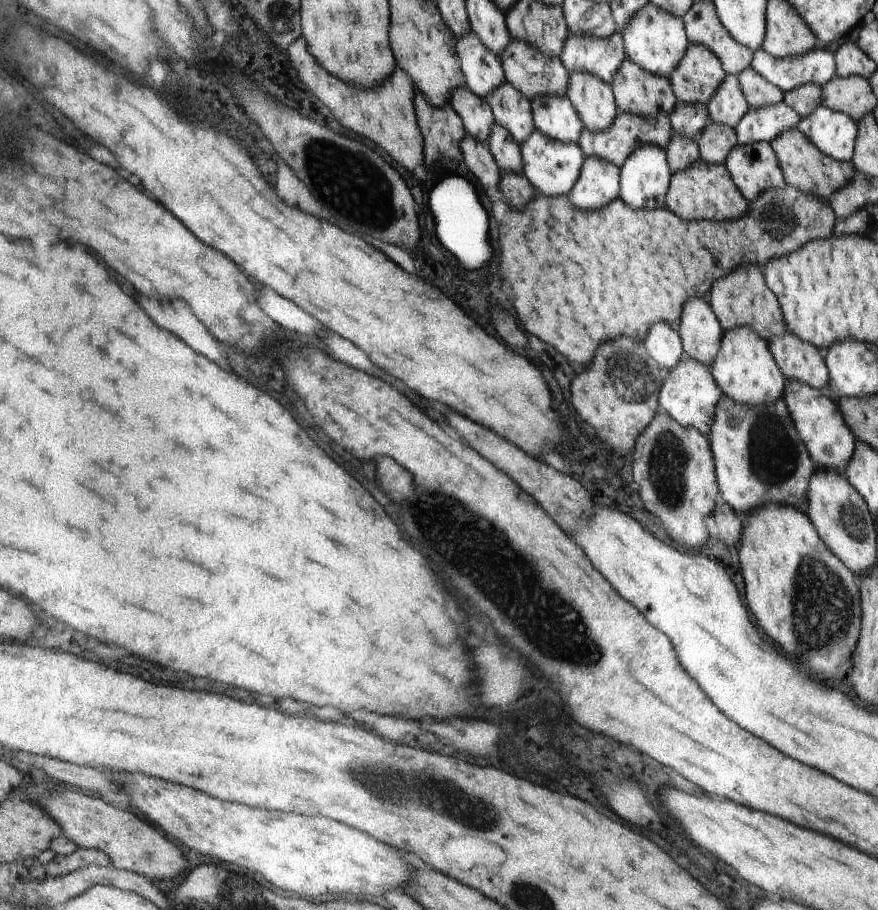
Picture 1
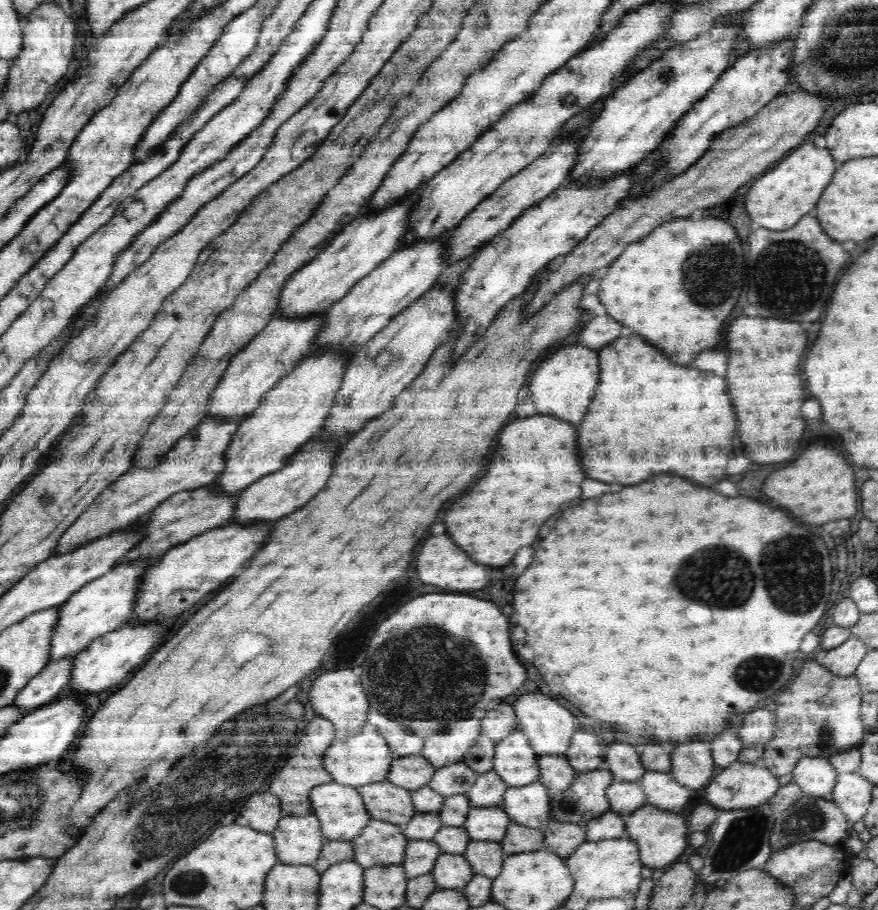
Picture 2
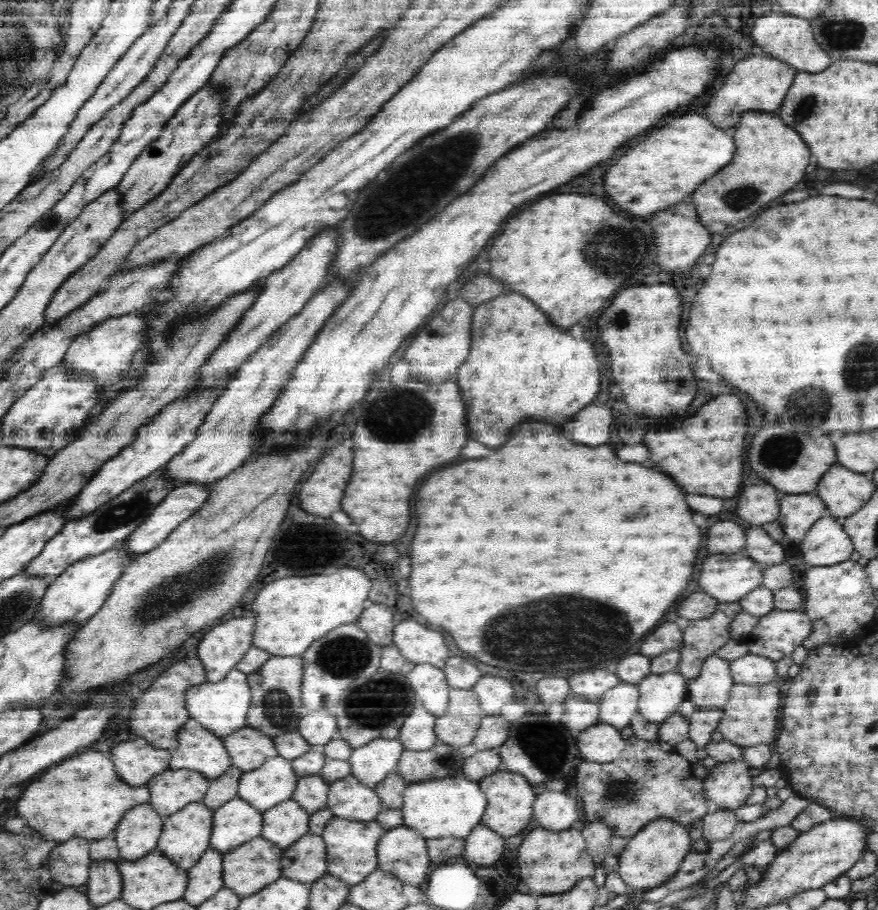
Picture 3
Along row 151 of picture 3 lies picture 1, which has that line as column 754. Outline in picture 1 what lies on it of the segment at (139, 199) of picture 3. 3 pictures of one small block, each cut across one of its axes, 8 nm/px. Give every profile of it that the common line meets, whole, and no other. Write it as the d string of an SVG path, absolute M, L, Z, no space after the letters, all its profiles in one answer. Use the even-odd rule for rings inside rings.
M755 143L734 148L729 159L724 162L724 166L729 170L730 177L736 182L737 188L742 196L748 201L754 201L762 192L773 188L783 188L785 186L784 170L781 169L777 160L776 150L770 143Z

